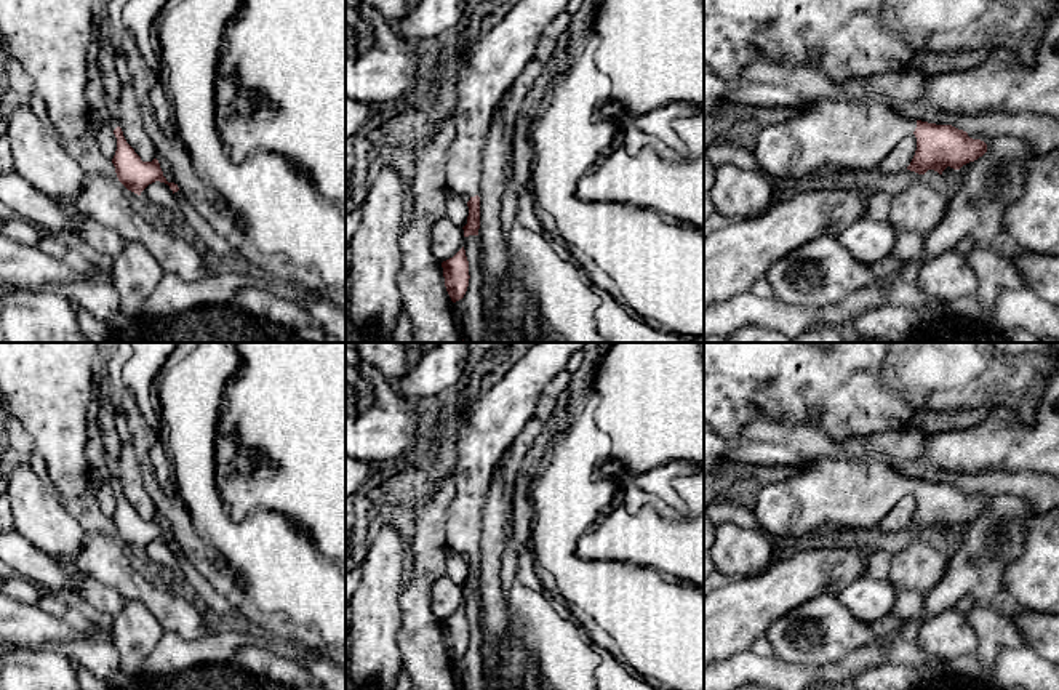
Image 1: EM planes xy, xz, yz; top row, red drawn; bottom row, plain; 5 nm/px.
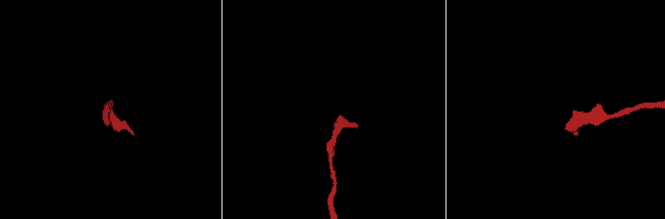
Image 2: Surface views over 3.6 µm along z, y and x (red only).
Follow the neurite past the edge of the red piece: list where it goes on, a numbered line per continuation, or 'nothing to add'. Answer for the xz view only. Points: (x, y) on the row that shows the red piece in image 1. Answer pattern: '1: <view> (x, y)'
1: xz (487, 69)

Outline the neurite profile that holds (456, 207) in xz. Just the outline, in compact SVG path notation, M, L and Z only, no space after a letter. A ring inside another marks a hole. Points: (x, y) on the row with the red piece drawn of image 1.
M450 194L446 200L446 216L459 227L464 227L469 216L467 202L461 195Z

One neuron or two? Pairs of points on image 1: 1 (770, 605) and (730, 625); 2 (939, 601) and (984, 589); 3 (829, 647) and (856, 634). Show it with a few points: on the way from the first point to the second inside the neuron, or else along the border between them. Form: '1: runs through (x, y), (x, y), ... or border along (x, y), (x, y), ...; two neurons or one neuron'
1: runs through (760, 605), (749, 605), (739, 615); one neuron
2: runs through (951, 589), (973, 589); one neuron
3: runs through (835, 641), (842, 634), (850, 634); one neuron

